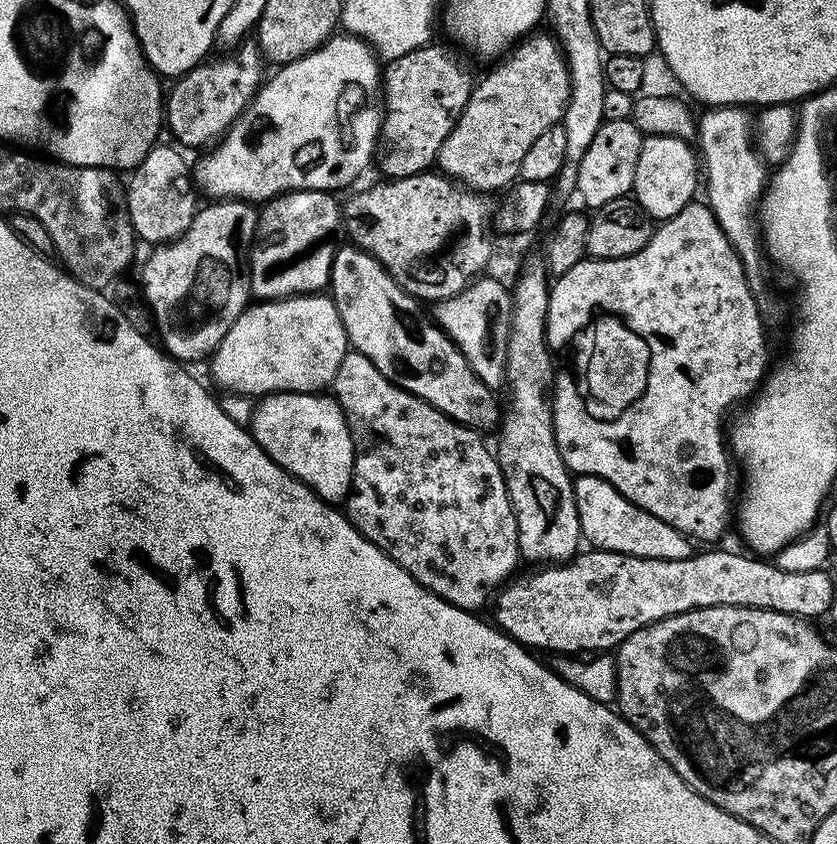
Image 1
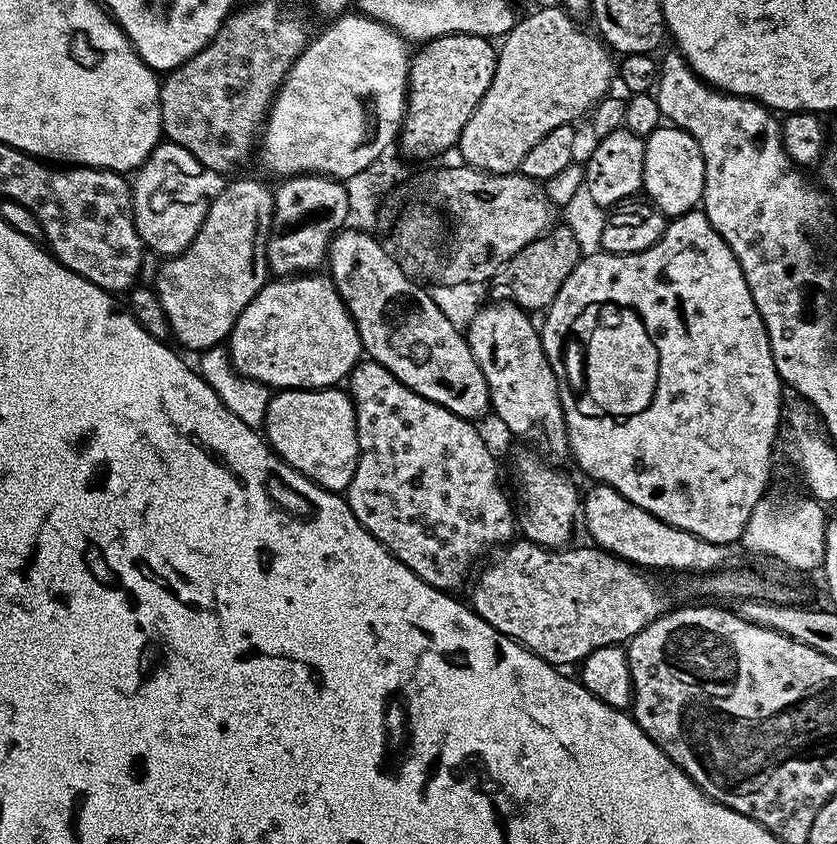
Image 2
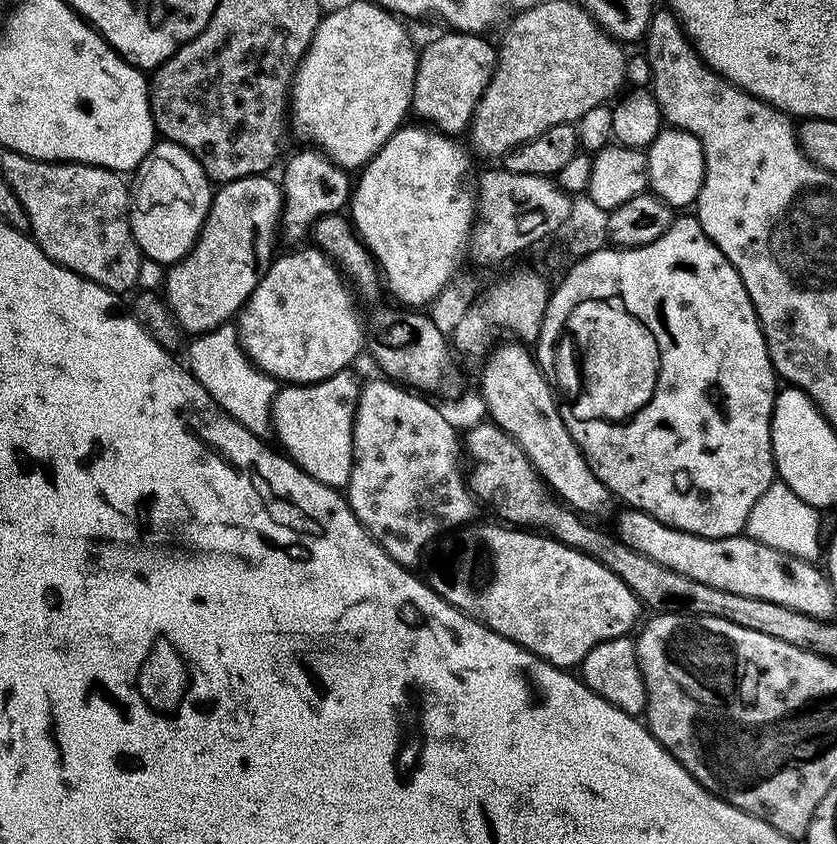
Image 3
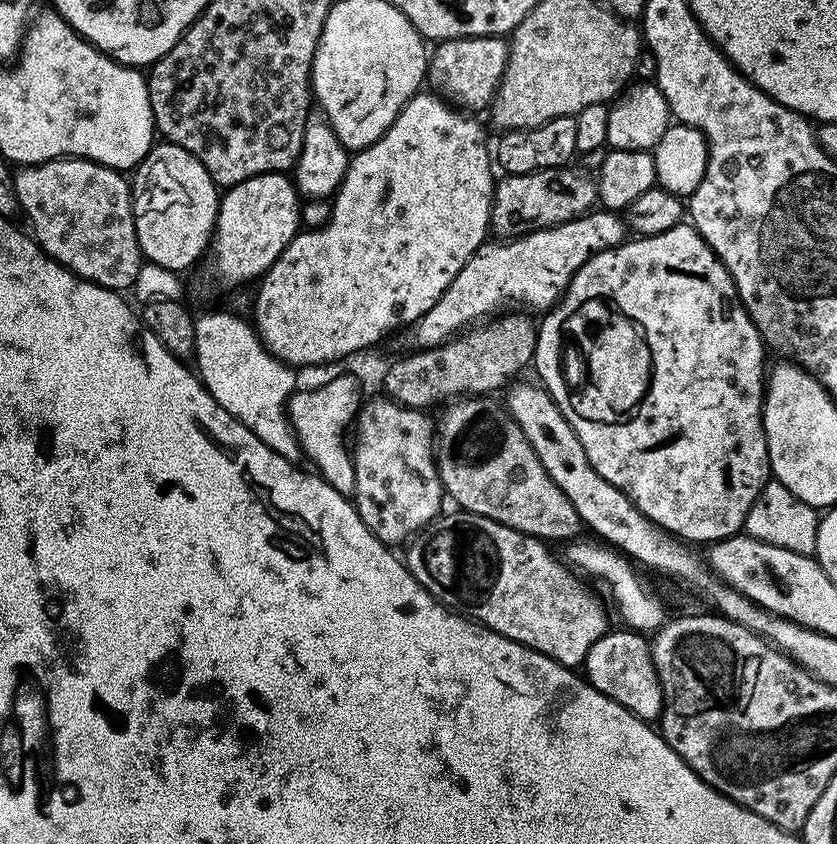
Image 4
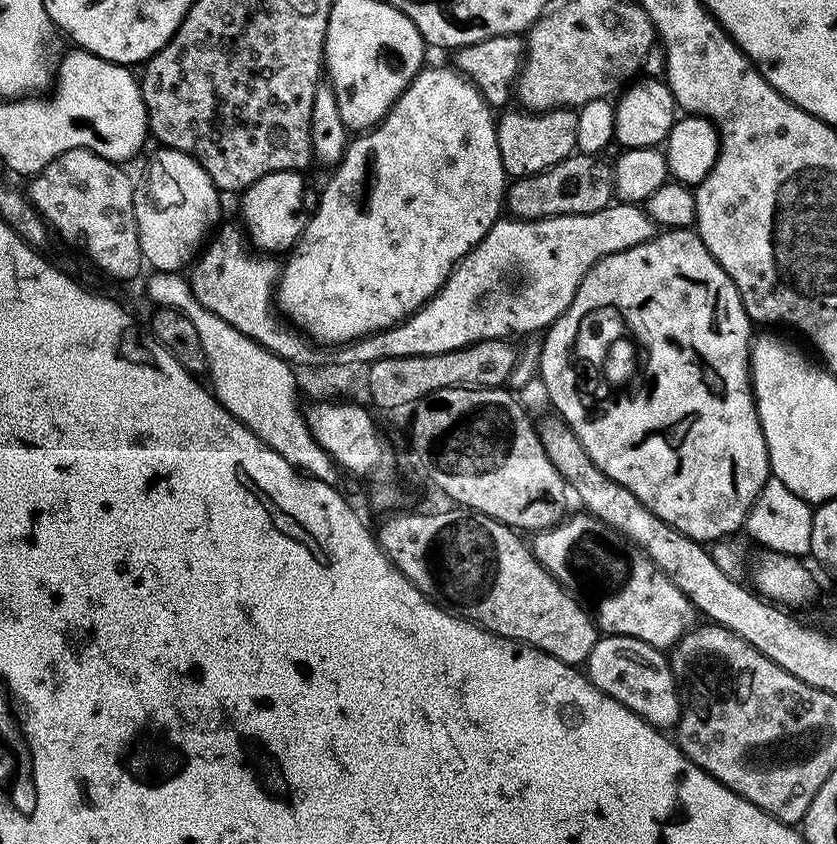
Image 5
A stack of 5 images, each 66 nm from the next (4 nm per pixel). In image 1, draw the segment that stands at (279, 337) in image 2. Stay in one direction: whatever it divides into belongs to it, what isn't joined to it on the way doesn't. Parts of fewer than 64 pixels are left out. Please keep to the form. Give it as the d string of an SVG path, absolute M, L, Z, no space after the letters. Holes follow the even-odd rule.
M331 295L256 302L244 309L212 353L212 380L225 393L253 398L273 392L319 393L331 385L349 350L348 335Z

